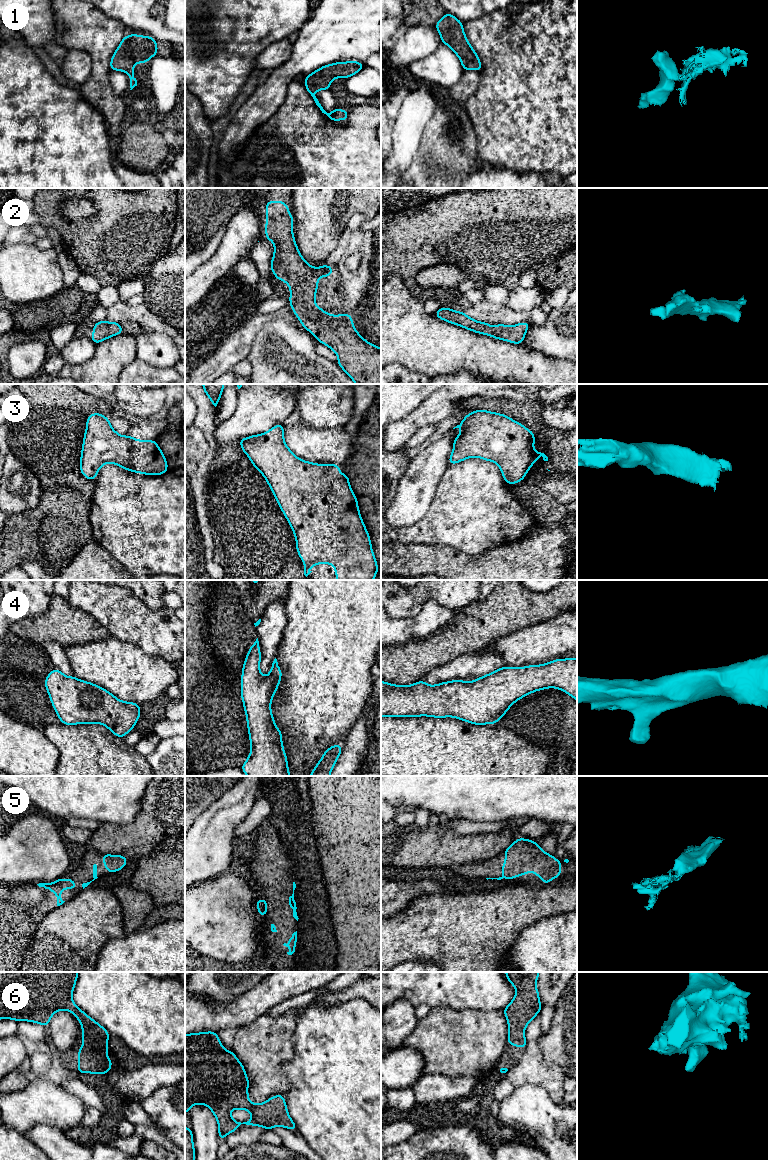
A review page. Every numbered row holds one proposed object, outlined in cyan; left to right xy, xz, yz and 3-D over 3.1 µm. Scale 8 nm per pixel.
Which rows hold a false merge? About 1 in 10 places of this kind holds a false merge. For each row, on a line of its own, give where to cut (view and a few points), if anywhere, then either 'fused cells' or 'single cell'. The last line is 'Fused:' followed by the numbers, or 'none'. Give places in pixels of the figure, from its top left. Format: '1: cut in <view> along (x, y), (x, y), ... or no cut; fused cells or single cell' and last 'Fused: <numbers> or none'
1: no cut; single cell
2: no cut; single cell
3: no cut; single cell
4: no cut; single cell
5: no cut; single cell
6: no cut; single cell
Fused: none

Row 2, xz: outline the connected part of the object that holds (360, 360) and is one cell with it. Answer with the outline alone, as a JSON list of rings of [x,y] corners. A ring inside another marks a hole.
[[[266,201],[266,240],[274,242],[274,255],[270,269],[278,280],[290,287],[289,303],[302,327],[312,333],[316,340],[333,350],[338,356],[337,364],[356,384],[381,384],[381,348],[367,342],[355,329],[351,314],[329,315],[314,302],[318,278],[329,277],[333,267],[310,266],[302,257],[292,232],[294,220],[286,202]]]

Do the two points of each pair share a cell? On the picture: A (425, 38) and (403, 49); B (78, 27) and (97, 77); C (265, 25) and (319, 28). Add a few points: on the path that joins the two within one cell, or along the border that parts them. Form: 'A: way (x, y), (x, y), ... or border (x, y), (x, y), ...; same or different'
A: way (420, 41), (408, 49); same
B: way (90, 39), (98, 47), (98, 65); same
C: border (312, 10), (311, 16), (298, 29); different

